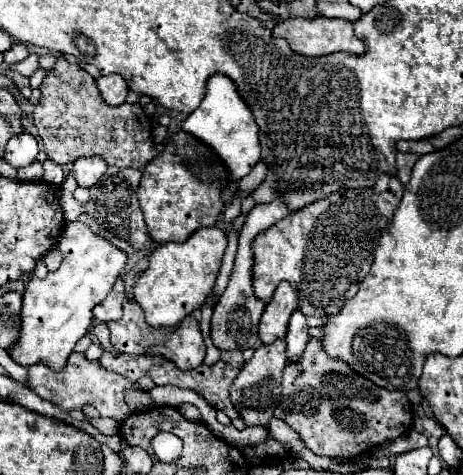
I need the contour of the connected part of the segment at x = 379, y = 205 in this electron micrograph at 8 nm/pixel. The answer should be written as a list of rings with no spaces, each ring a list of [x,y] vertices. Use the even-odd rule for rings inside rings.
[[[380,175],[372,189],[352,189],[334,193],[316,205],[308,205],[298,213],[290,213],[270,229],[262,231],[254,241],[252,285],[254,295],[268,303],[280,281],[290,281],[298,295],[298,309],[304,315],[330,317],[352,299],[358,285],[368,275],[374,261],[374,249],[382,229],[392,221],[404,193],[398,177]]]

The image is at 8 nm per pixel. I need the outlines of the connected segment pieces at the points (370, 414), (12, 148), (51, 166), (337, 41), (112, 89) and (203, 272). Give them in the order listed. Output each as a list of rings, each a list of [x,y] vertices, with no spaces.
[[[310,339],[304,355],[296,363],[288,363],[284,367],[282,397],[284,397],[284,401],[280,401],[280,405],[276,405],[274,417],[282,419],[290,429],[294,429],[302,437],[304,445],[316,455],[344,457],[344,459],[366,455],[368,451],[374,451],[380,443],[398,439],[412,425],[412,405],[410,405],[406,393],[382,389],[382,387],[370,383],[368,379],[364,379],[362,375],[354,373],[344,361],[330,359],[324,353],[322,343],[318,339]]]
[[[22,131],[20,135],[12,137],[6,145],[6,155],[4,159],[14,167],[14,169],[22,169],[22,167],[28,167],[36,161],[36,155],[38,155],[38,143],[36,139]]]
[[[44,161],[44,181],[50,185],[62,185],[64,181],[64,169],[54,161]]]
[[[290,17],[284,19],[280,23],[276,23],[276,27],[272,29],[274,37],[282,37],[288,41],[288,45],[306,55],[306,57],[322,57],[322,55],[330,55],[330,53],[354,53],[354,55],[362,55],[364,53],[364,43],[354,35],[352,23],[344,21],[344,19],[326,19],[326,17],[316,17],[316,19],[302,19],[302,17]]]
[[[120,75],[98,77],[96,85],[98,85],[98,91],[100,91],[100,95],[102,95],[106,105],[116,107],[116,105],[122,105],[126,101],[128,87],[126,87],[126,81]]]
[[[202,227],[184,243],[164,243],[150,253],[148,269],[134,285],[134,299],[144,309],[146,321],[154,327],[176,325],[192,311],[200,309],[212,293],[222,255],[226,249],[226,233],[220,227]]]

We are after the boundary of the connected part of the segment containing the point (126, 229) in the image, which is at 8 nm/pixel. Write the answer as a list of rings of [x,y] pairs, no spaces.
[[[108,167],[108,171],[102,175],[102,181],[98,181],[98,185],[94,185],[94,189],[90,189],[90,199],[88,203],[80,205],[74,201],[72,195],[68,195],[62,189],[62,197],[60,197],[60,207],[64,211],[64,221],[76,221],[82,213],[92,217],[98,225],[106,227],[110,233],[114,233],[116,237],[128,241],[134,249],[150,249],[152,247],[152,239],[148,235],[140,205],[138,205],[138,197],[136,197],[136,189],[140,183],[140,171],[136,169],[118,169],[118,167]]]

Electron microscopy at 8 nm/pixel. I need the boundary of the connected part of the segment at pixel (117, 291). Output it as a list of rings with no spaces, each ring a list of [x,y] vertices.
[[[118,279],[108,293],[108,297],[94,307],[94,319],[108,323],[108,321],[118,321],[122,317],[122,301],[124,301],[124,281]]]

